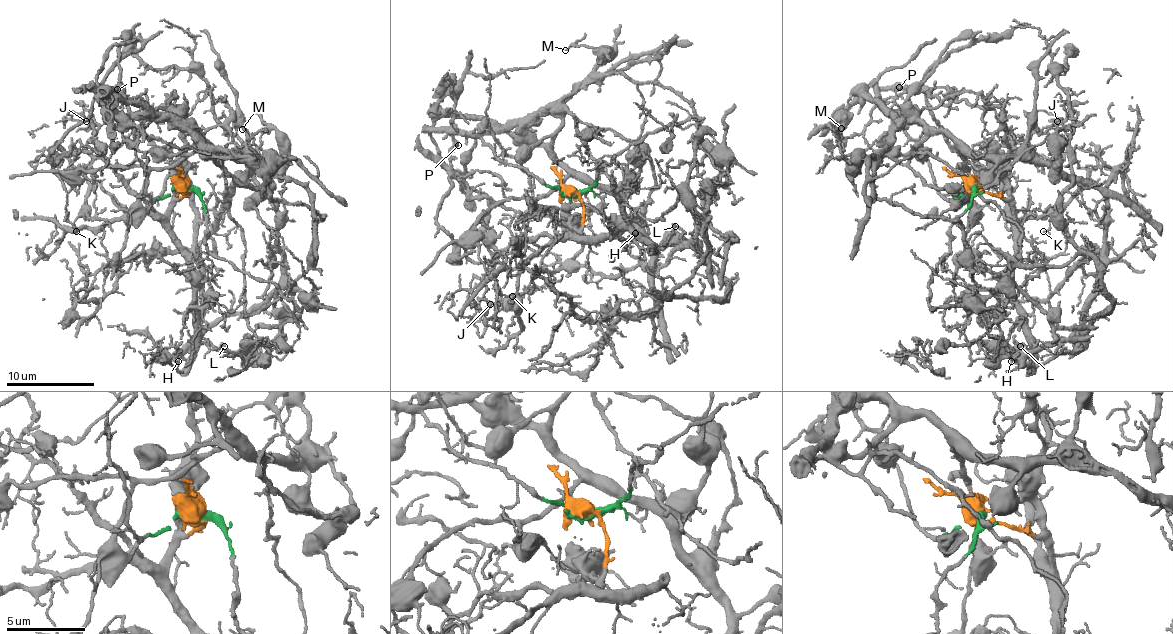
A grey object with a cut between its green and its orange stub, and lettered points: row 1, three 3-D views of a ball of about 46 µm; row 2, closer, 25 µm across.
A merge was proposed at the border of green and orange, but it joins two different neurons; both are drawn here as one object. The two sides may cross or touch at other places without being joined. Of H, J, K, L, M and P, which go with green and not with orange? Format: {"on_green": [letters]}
{"on_green": ["M", "P"]}

